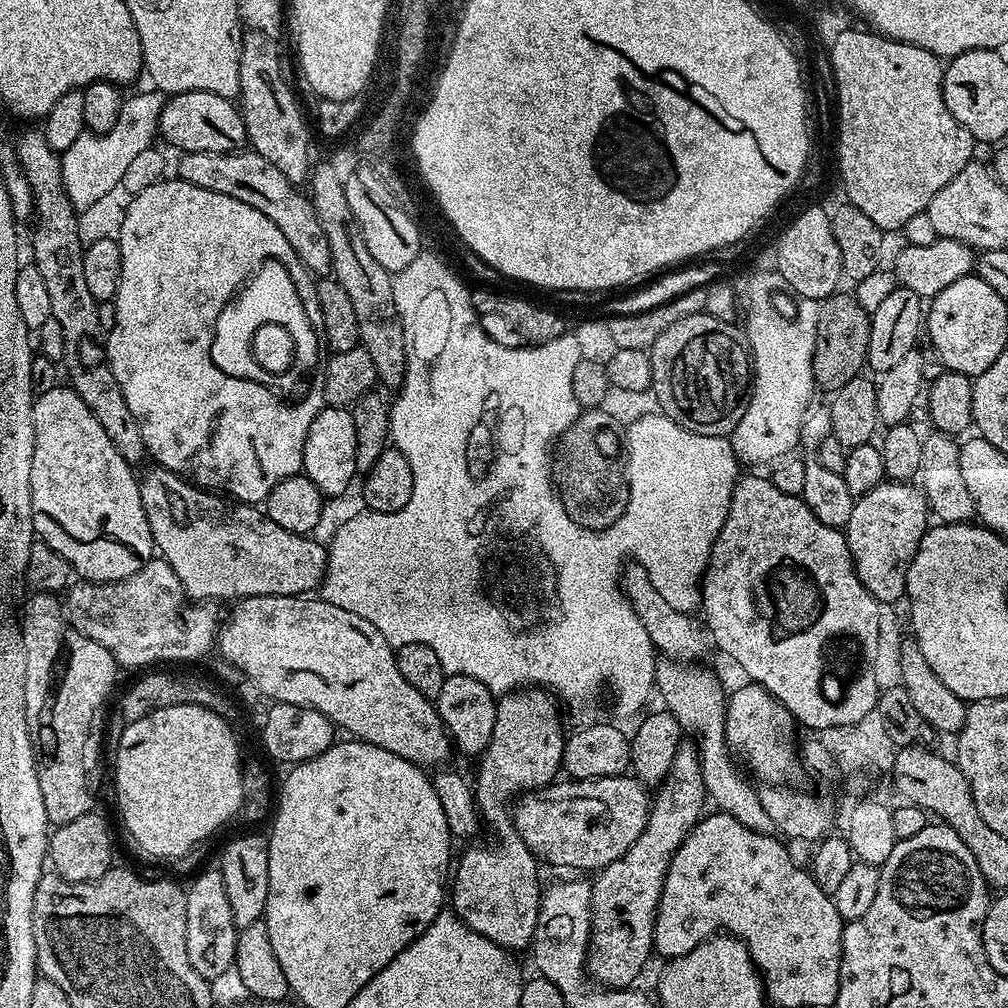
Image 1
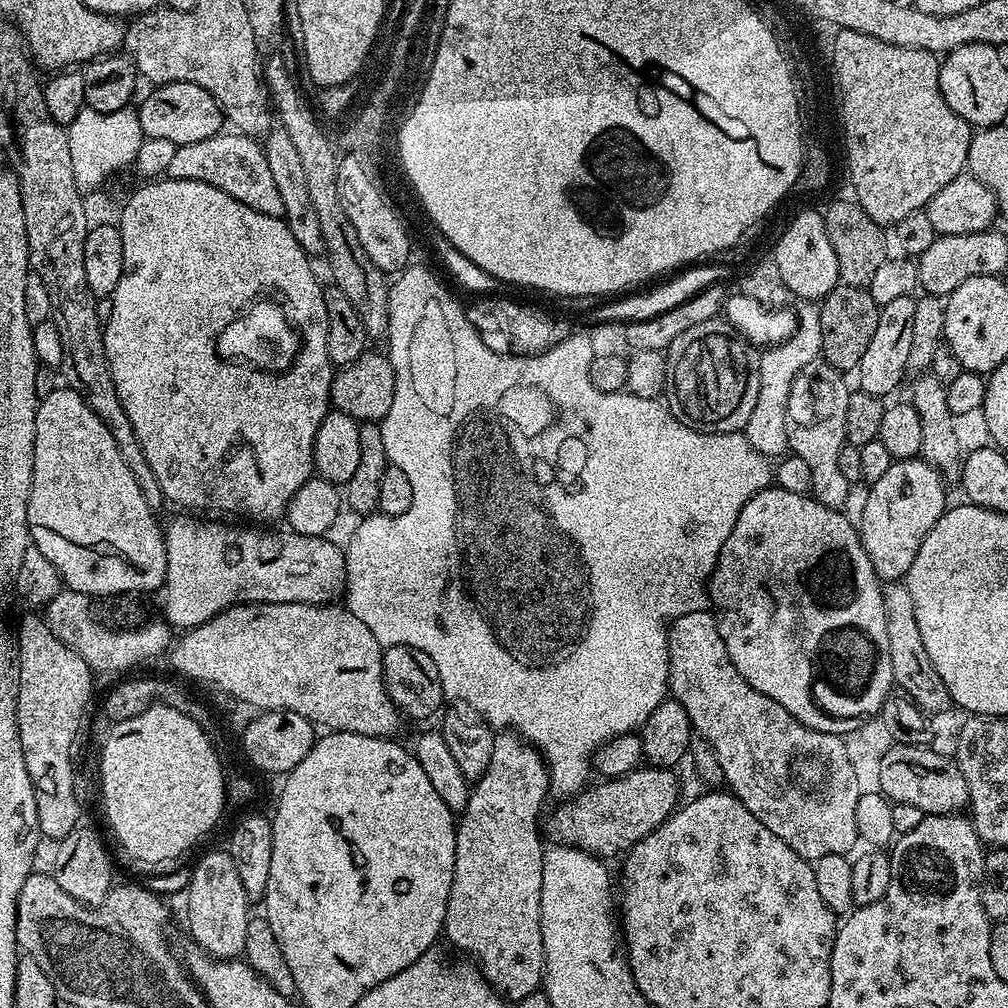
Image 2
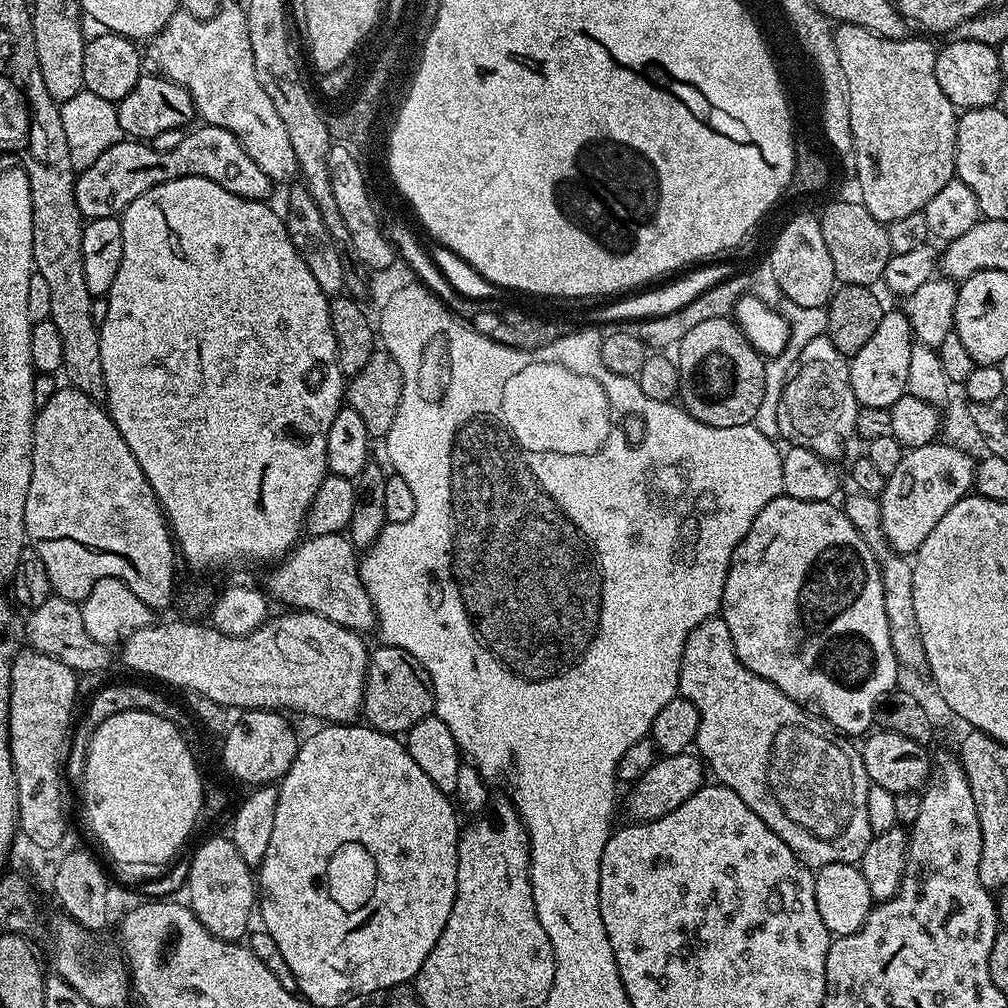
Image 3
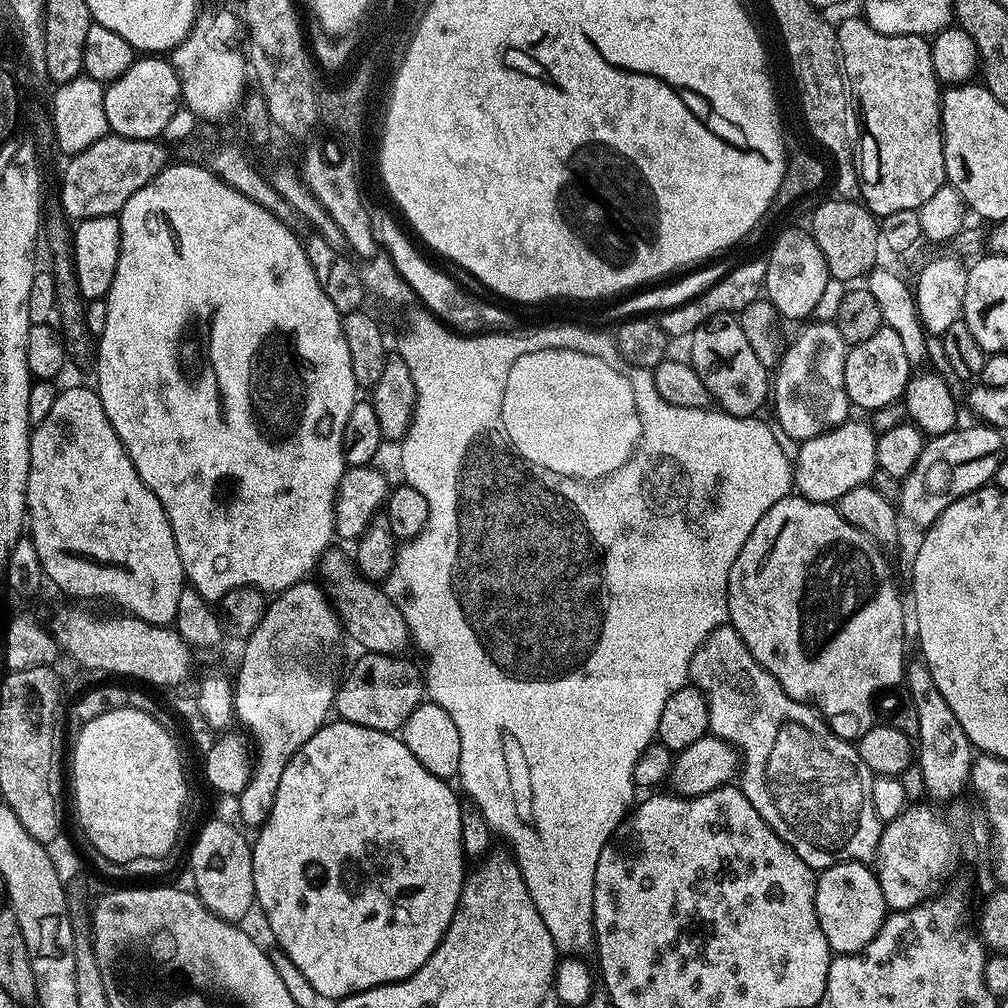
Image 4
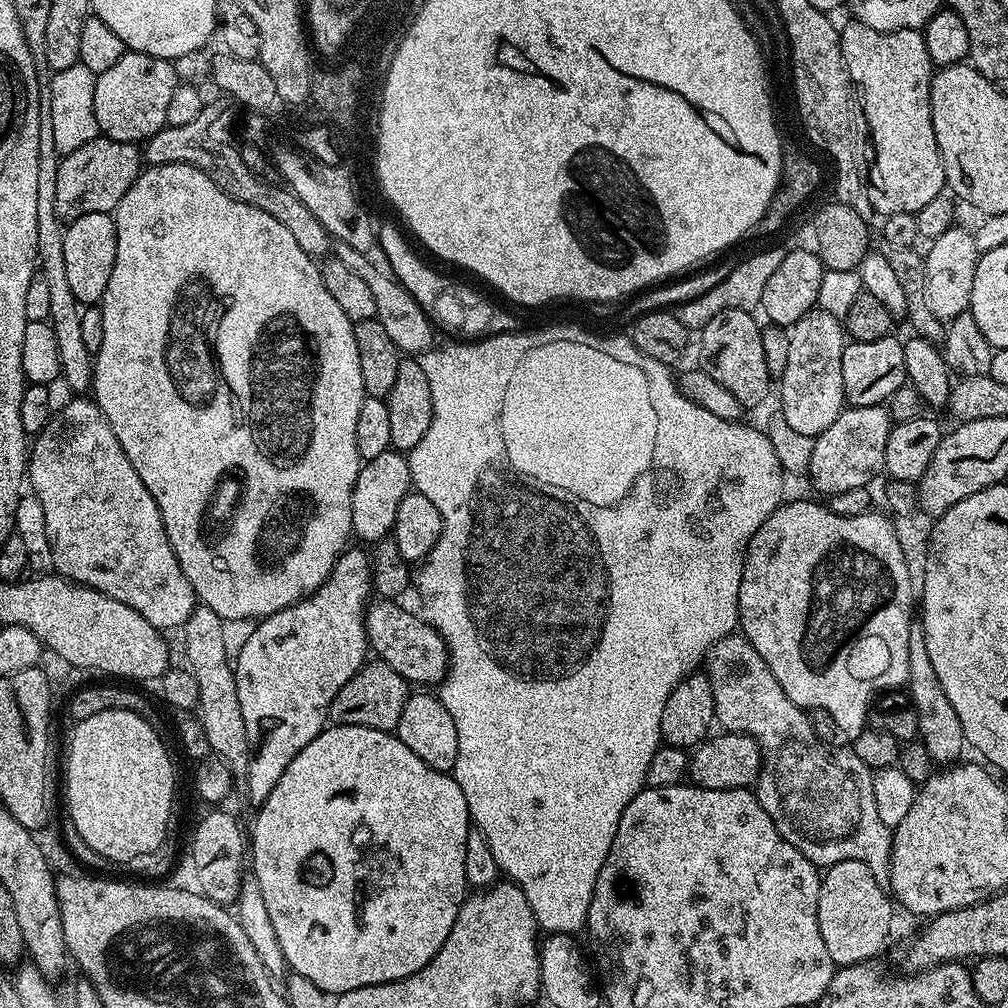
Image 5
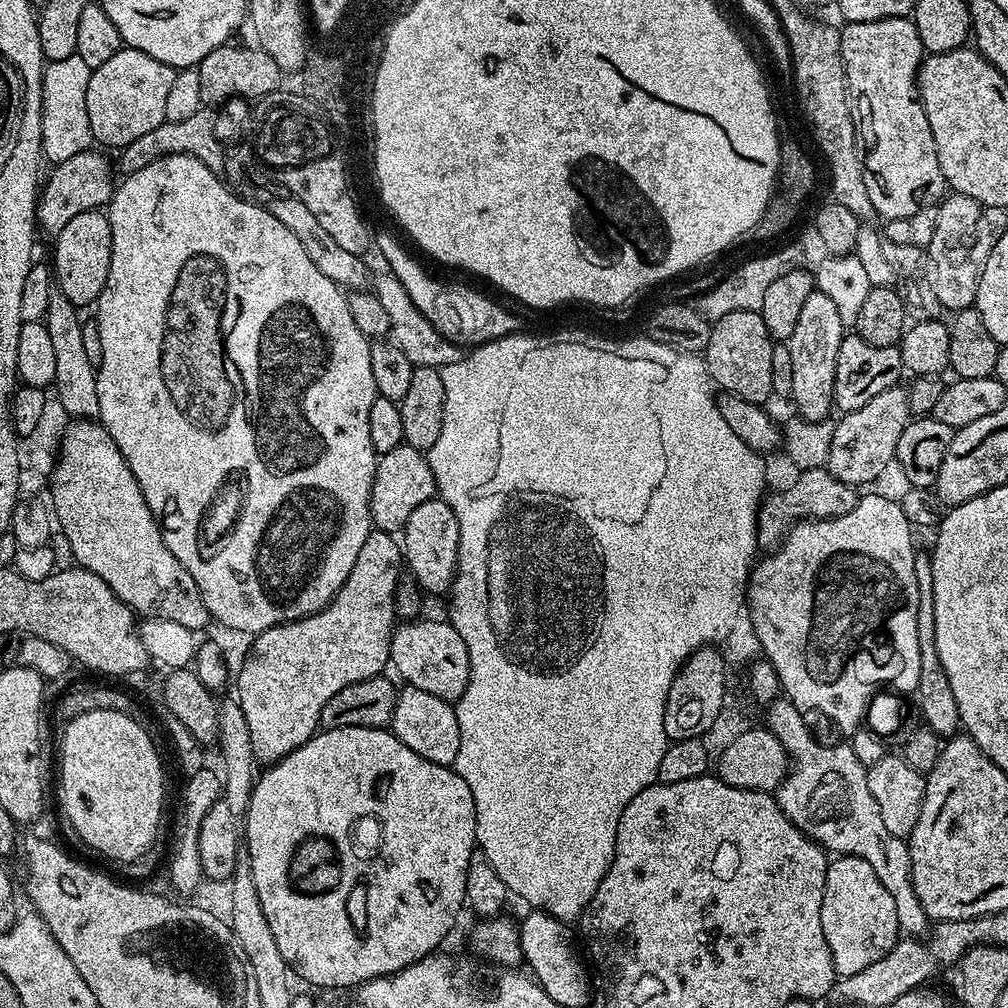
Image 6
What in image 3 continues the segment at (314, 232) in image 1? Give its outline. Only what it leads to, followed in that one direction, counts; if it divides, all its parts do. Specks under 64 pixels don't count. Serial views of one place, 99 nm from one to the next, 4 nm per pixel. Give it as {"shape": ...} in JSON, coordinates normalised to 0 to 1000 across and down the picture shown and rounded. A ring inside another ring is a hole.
{"shape":[[[211,123],[197,126],[184,130],[181,141],[177,141],[173,149],[158,151],[151,147],[150,142],[121,137],[97,153],[89,165],[78,168],[75,177],[75,203],[79,213],[87,218],[118,215],[129,204],[129,200],[145,192],[145,188],[166,179],[189,175],[216,181],[220,188],[228,188],[228,192],[236,192],[245,198],[265,199],[272,181],[253,163],[252,157],[240,149],[238,138],[228,133],[228,129],[220,129]]]}

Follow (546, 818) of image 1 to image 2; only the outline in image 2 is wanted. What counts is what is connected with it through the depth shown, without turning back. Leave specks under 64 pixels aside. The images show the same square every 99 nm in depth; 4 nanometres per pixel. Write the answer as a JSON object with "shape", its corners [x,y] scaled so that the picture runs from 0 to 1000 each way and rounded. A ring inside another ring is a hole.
{"shape":[[[636,760],[622,770],[596,773],[592,782],[580,781],[579,785],[572,786],[557,797],[560,799],[549,808],[548,814],[542,817],[543,828],[545,825],[553,837],[575,841],[587,849],[614,850],[637,835],[637,831],[641,831],[653,819],[657,819],[657,815],[661,815],[671,805],[676,793],[671,768],[665,762]]]}

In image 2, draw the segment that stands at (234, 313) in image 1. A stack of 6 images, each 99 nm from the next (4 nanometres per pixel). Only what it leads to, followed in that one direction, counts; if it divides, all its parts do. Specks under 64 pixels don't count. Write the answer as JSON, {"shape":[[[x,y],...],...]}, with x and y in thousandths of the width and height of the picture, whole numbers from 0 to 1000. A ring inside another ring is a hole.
{"shape":[[[261,298],[251,301],[241,312],[219,324],[220,349],[226,355],[235,353],[238,356],[235,358],[239,362],[247,365],[261,365],[263,369],[277,371],[291,364],[300,338],[297,329],[284,313],[283,307],[281,305],[278,307],[276,303]]]}

